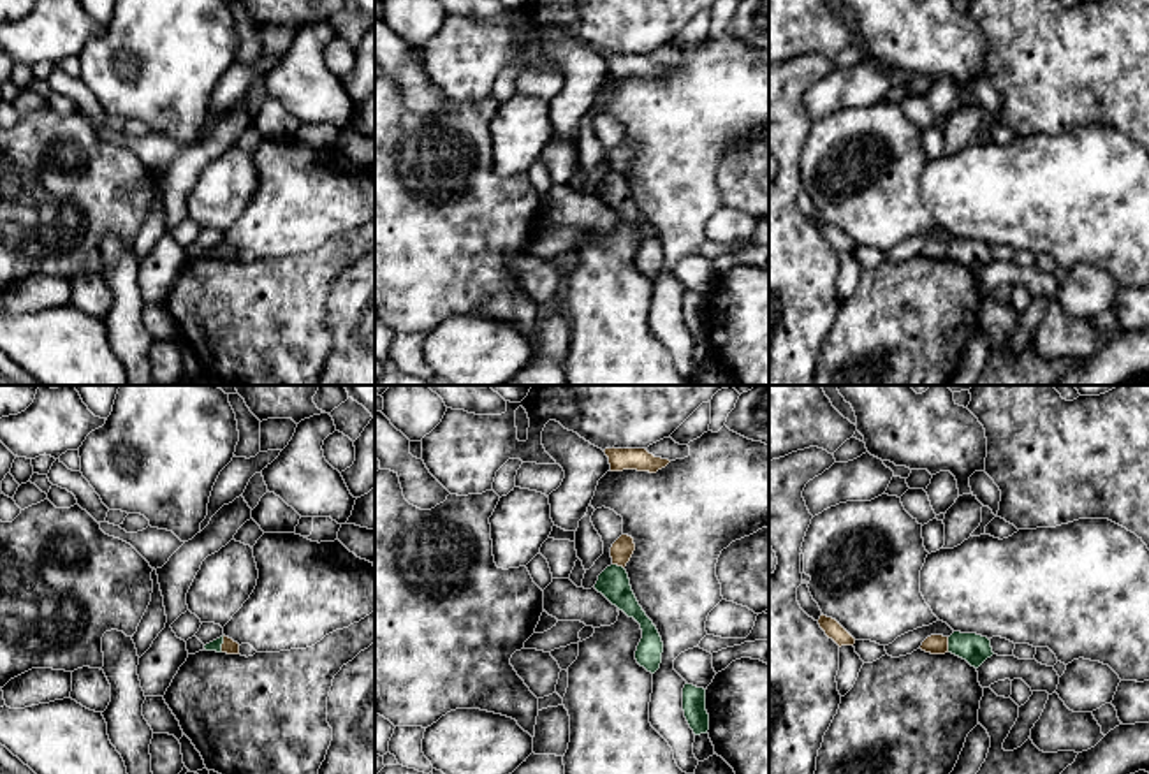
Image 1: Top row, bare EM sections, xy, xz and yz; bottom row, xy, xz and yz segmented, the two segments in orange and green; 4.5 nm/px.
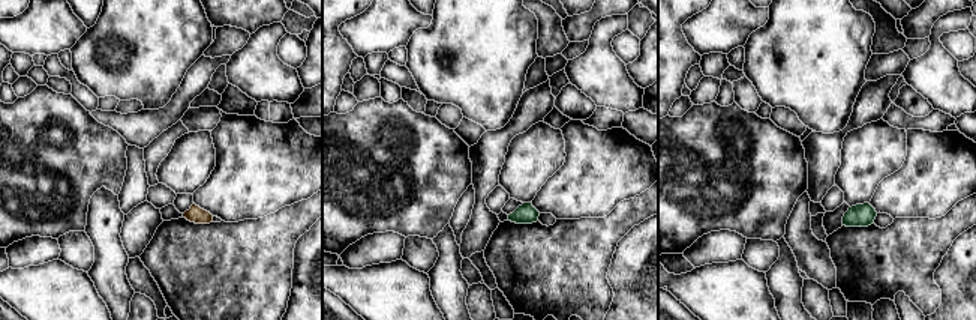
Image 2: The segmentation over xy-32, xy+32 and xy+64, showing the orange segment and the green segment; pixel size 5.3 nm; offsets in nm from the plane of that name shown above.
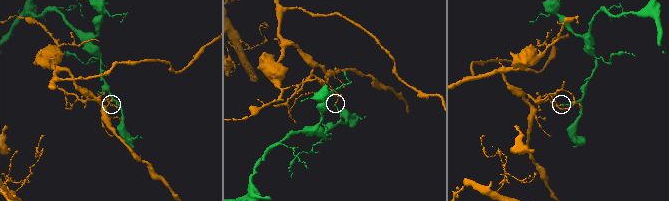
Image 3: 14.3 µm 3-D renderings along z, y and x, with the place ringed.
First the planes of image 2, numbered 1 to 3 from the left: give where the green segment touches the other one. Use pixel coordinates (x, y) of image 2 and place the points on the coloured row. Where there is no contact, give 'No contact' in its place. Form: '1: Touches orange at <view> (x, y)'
1: No contact
2: No contact
3: No contact

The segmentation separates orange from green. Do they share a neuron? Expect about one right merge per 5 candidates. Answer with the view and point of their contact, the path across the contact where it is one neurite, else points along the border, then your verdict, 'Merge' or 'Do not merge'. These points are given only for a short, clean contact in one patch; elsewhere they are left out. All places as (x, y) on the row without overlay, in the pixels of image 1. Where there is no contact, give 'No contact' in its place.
Touches orange at xy (222, 250). Boundary: xy (224, 241), (220, 257). Do not merge

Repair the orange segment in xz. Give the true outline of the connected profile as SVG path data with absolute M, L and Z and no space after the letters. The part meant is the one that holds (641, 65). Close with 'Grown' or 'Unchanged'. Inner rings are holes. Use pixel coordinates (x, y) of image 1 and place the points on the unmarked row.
M605 55L609 63L611 77L637 76L656 79L665 74L670 67L655 63L646 55Z. Unchanged

